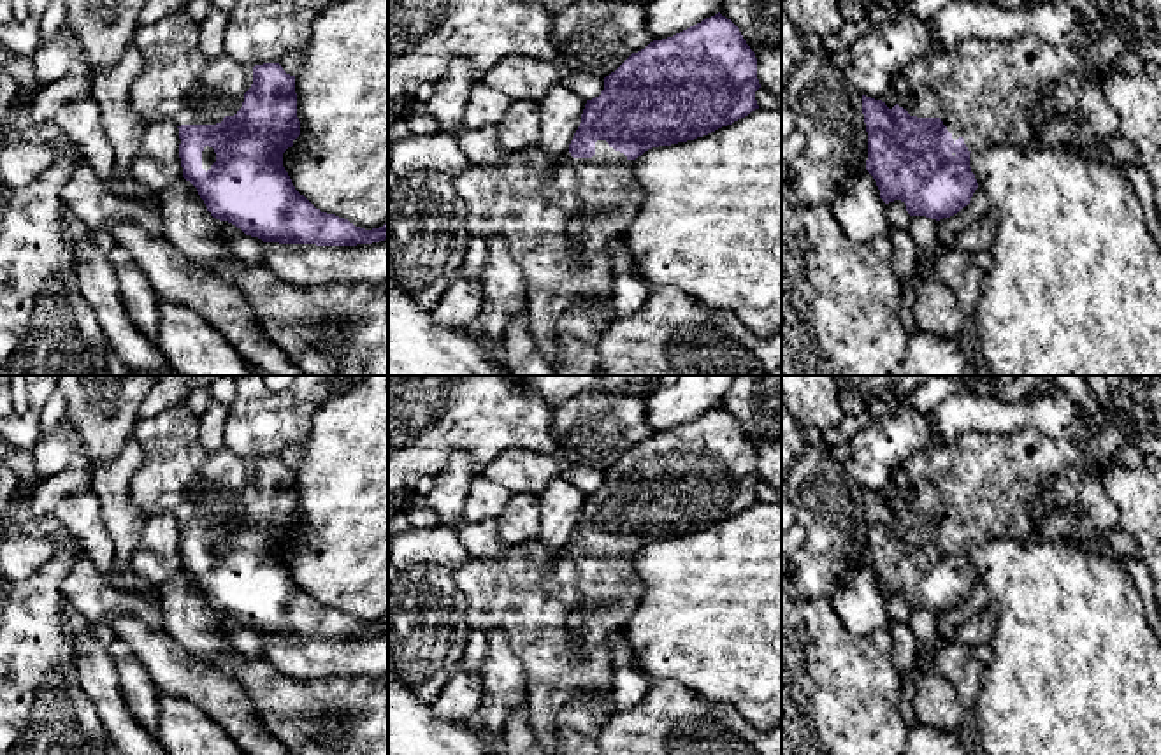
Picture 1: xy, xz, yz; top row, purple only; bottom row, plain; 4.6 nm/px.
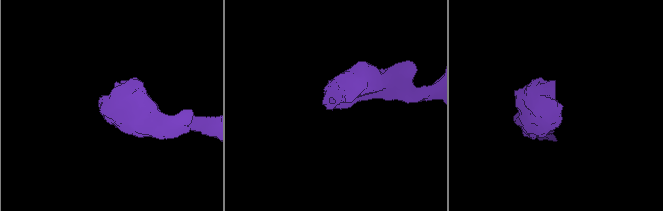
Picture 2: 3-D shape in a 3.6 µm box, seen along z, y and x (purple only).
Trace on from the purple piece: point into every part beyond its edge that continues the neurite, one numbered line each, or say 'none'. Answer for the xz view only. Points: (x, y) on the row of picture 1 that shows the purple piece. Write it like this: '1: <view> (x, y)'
1: xz (527, 199)

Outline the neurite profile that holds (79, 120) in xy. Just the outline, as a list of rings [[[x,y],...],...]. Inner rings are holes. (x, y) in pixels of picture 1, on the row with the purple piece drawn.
[[[91,93],[67,102],[53,121],[70,142],[79,146],[86,169],[104,183],[111,195],[146,205],[156,204],[155,191],[114,172],[114,149],[102,125],[102,111]]]

